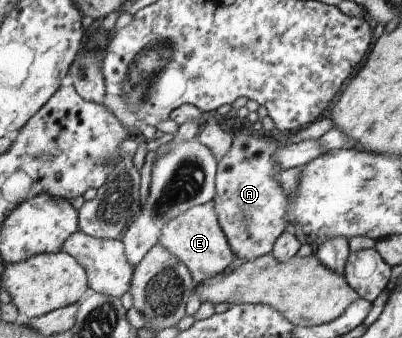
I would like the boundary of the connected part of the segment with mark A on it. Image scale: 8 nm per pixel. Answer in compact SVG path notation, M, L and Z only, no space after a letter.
M240 132L233 138L228 153L217 162L216 193L212 202L214 202L222 231L228 237L230 247L238 259L244 259L244 261L270 254L274 243L286 232L286 225L290 219L291 199L281 181L278 180L278 174L282 173L281 164L278 163L277 159L278 146L279 142L271 137Z

